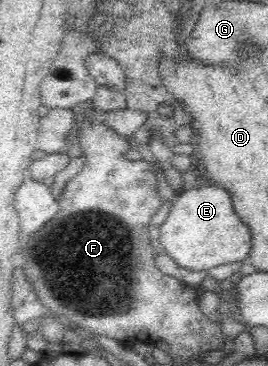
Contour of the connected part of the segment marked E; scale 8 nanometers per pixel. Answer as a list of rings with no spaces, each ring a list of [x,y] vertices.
[[[209,182],[180,192],[166,221],[153,234],[160,241],[158,251],[166,253],[179,267],[189,271],[207,271],[234,261],[247,262],[251,249],[251,232],[235,214],[231,194]]]

